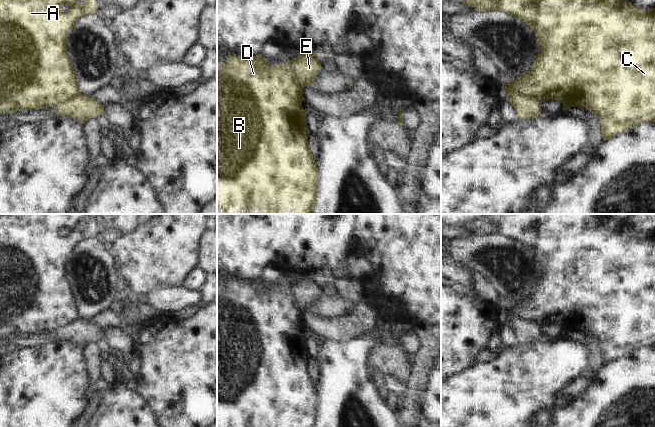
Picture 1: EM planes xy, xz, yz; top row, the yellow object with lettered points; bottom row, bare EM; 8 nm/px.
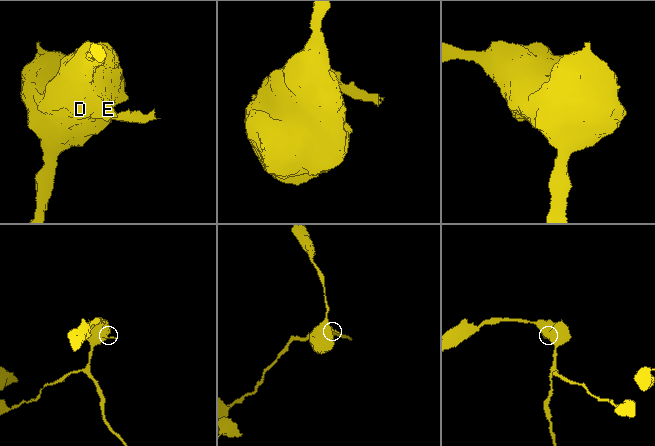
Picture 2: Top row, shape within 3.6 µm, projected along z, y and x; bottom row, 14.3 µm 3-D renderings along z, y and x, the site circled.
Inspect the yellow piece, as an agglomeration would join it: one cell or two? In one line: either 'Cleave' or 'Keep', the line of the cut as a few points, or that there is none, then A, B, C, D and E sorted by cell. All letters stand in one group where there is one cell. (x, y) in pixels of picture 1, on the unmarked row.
Cleave. Split along yz (505, 311), (510, 311), (515, 316), (531, 321), (540, 327). Groups: A B C D / E.

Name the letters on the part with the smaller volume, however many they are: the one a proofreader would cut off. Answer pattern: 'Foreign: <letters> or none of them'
Foreign: E.

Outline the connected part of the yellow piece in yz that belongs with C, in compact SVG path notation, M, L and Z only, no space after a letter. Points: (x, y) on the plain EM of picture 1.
M484 214L459 226L464 227L466 231L474 232L476 236L499 234L519 242L531 251L541 268L541 276L532 291L513 307L505 307L505 312L511 311L515 317L532 322L539 327L546 324L558 324L563 328L564 335L567 335L570 331L586 332L589 336L598 340L603 365L614 362L640 348L655 346L655 232L635 231L625 222L615 220L610 214L601 214L600 216L595 214Z

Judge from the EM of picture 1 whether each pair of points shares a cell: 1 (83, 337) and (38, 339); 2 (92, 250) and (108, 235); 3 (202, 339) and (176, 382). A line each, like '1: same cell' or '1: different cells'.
1: same cell
2: different cells
3: same cell

